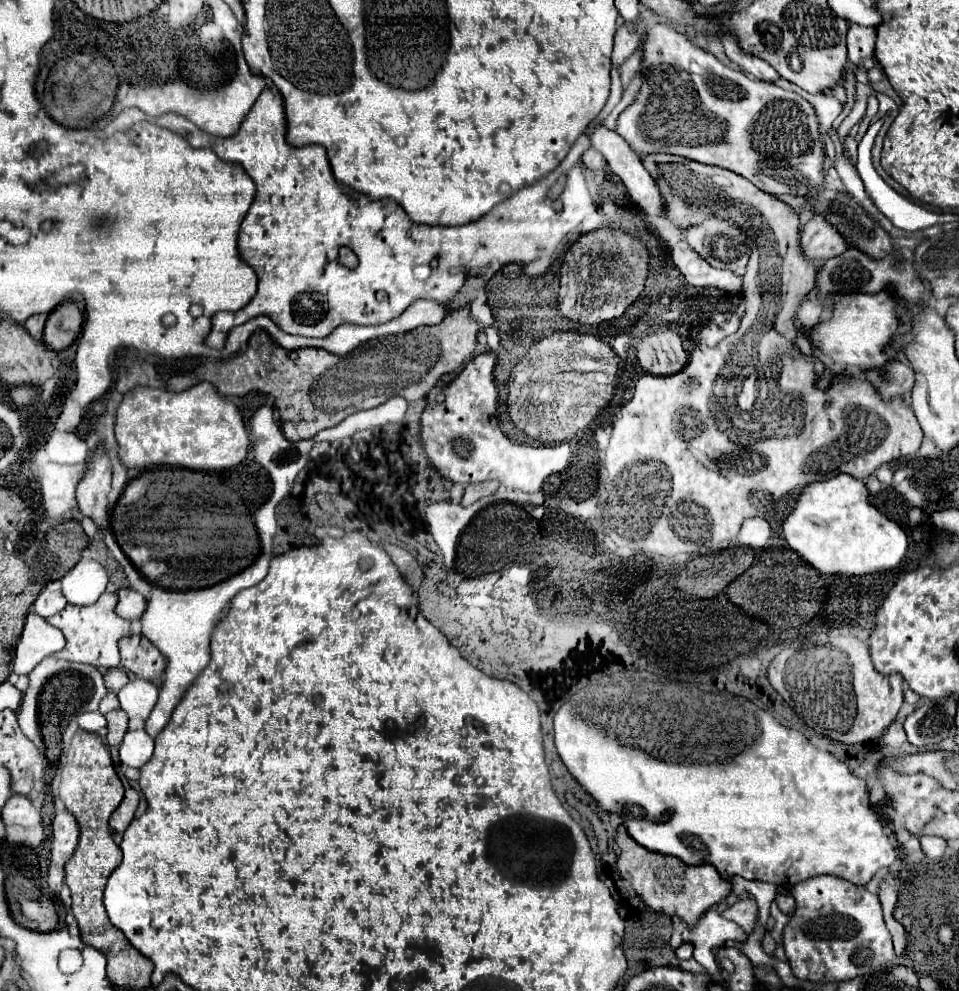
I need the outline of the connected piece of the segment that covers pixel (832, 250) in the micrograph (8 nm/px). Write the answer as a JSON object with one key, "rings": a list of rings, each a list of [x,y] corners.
{"rings":[[[813,216],[803,224],[801,248],[811,258],[811,262],[819,266],[829,258],[845,252],[849,244],[843,240],[843,236],[839,236],[839,230],[833,224],[823,220],[823,216]]]}

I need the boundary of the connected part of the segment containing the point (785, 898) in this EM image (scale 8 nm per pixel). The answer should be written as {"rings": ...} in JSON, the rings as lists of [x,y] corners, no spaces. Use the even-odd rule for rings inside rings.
{"rings":[[[777,894],[775,902],[783,914],[791,914],[795,910],[795,900],[791,894]]]}

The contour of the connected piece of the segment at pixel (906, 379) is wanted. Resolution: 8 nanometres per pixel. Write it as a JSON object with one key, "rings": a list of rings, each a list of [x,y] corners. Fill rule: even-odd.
{"rings":[[[893,360],[893,364],[887,366],[887,380],[881,380],[879,376],[875,376],[875,372],[867,372],[867,380],[873,384],[877,394],[885,402],[889,402],[893,398],[907,400],[911,396],[911,388],[915,386],[913,368],[907,364],[901,364],[897,360]]]}

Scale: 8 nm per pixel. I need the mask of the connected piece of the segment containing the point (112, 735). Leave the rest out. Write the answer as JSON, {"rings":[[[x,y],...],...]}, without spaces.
{"rings":[[[119,708],[119,710],[107,712],[105,718],[107,718],[107,730],[109,730],[109,734],[107,734],[107,744],[109,744],[111,750],[115,750],[115,748],[121,744],[125,732],[127,732],[129,716],[127,716],[125,710]]]}

